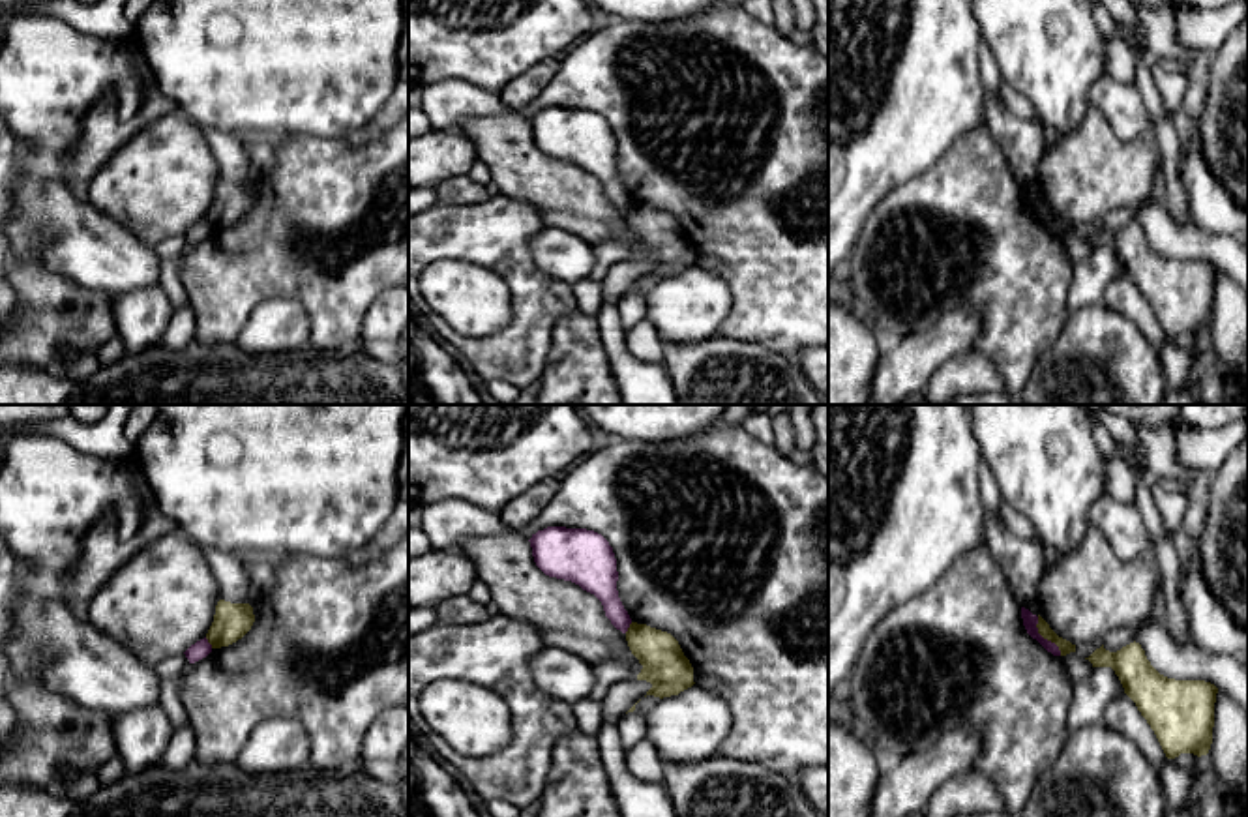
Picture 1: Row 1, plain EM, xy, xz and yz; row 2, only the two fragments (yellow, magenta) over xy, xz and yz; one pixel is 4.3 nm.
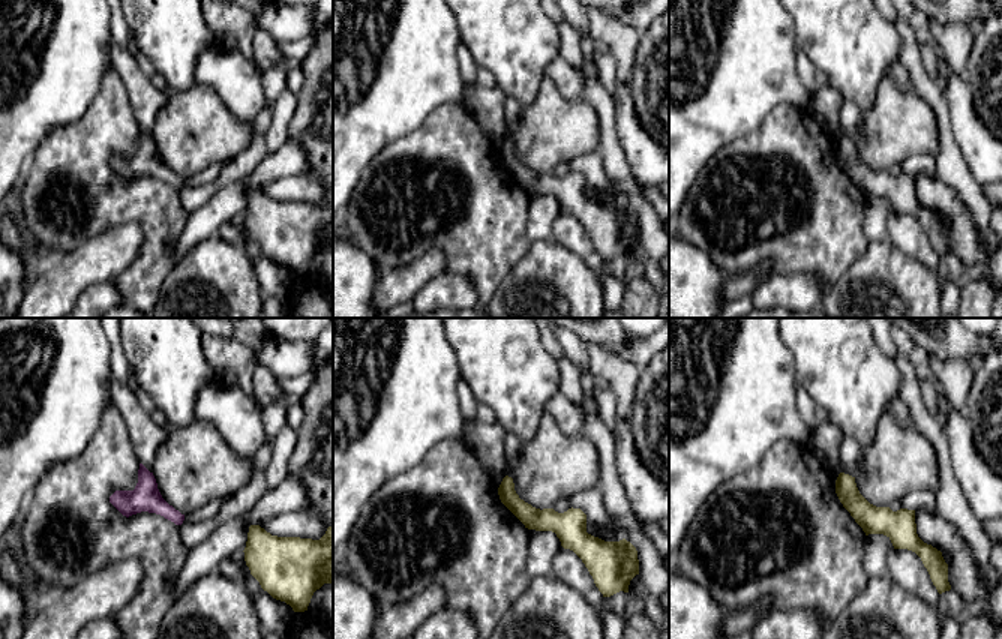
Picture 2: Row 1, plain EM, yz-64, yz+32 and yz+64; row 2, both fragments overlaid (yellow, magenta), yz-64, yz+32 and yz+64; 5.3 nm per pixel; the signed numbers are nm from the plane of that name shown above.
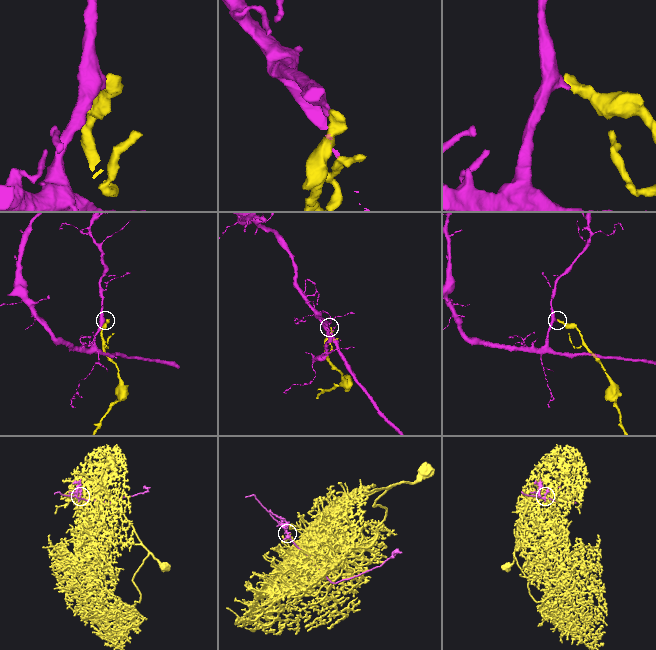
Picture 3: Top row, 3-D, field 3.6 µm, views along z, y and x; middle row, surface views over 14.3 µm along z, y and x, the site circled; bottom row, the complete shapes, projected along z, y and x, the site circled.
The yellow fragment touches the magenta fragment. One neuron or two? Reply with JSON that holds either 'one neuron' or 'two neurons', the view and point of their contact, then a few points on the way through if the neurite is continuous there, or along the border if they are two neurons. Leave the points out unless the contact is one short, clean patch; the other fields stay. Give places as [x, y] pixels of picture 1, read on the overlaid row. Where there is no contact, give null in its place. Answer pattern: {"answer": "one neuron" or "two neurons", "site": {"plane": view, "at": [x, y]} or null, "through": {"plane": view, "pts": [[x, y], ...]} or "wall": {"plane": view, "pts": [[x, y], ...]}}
{"answer": "two neurons", "site": {"plane": "yz", "at": [1044, 638]}, "wall": {"plane": "yz", "pts": [[1037, 617], [1037, 630], [1061, 654]]}}

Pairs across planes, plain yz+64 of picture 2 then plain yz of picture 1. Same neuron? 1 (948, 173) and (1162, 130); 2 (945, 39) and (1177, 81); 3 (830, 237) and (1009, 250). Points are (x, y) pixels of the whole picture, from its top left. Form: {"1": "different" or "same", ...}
{"1": "same", "2": "different", "3": "same"}

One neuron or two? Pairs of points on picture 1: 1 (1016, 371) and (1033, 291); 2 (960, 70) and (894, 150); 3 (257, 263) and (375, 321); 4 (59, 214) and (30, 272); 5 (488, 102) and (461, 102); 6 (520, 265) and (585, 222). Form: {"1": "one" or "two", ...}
{"1": "one", "2": "one", "3": "two", "4": "two", "5": "one", "6": "two"}

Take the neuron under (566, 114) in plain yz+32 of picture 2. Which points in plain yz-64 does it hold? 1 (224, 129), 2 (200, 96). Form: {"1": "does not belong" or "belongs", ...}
{"1": "belongs", "2": "belongs"}

